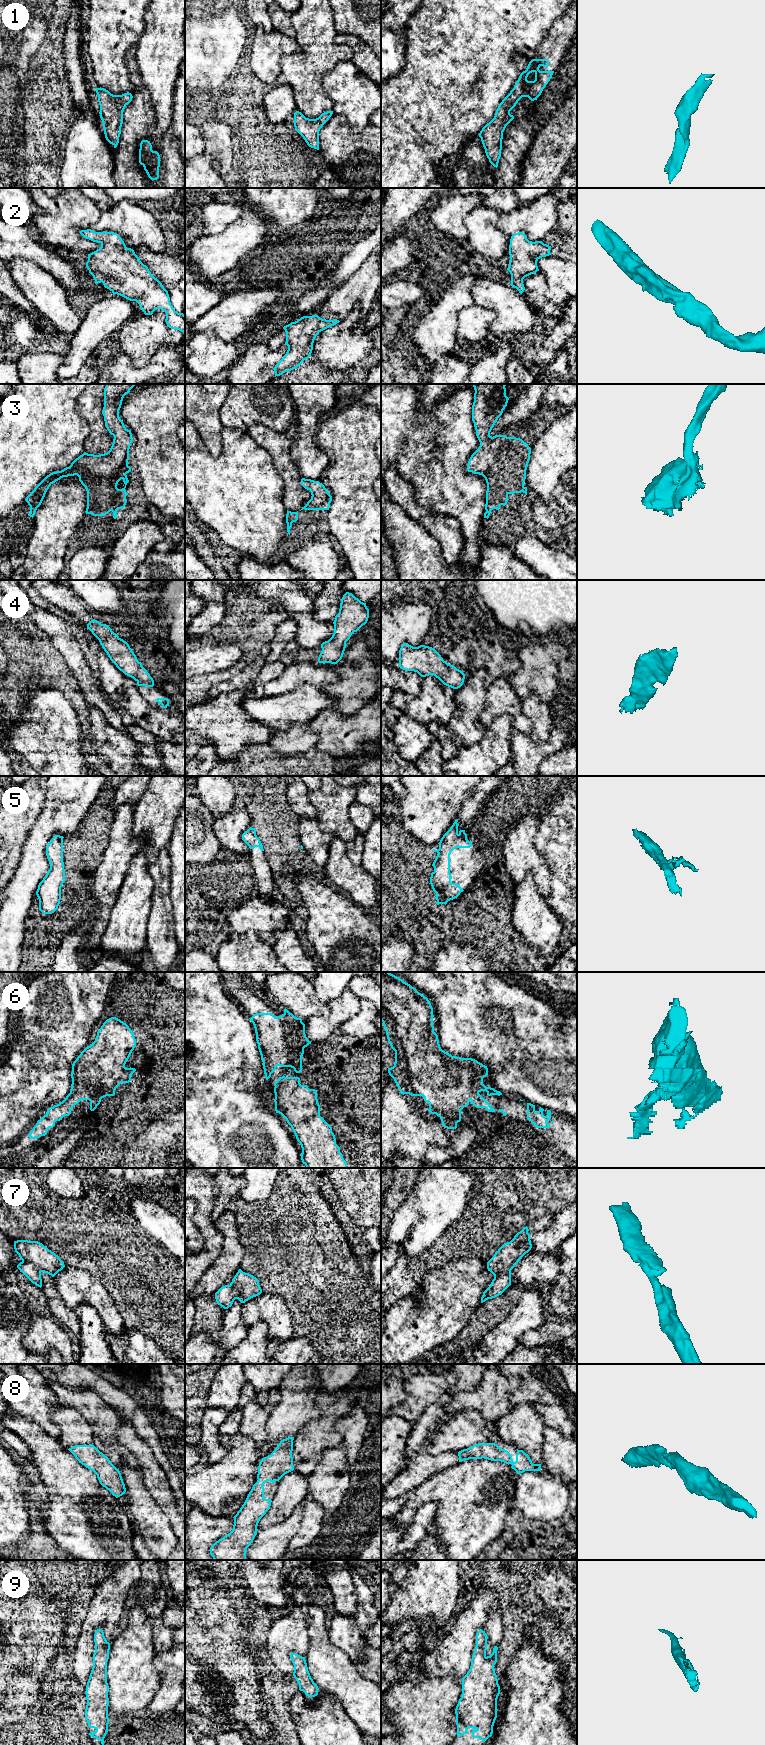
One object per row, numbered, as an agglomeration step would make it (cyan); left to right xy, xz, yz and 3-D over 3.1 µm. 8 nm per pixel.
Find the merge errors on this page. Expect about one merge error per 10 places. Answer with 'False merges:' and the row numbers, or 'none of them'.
False merges: none of them

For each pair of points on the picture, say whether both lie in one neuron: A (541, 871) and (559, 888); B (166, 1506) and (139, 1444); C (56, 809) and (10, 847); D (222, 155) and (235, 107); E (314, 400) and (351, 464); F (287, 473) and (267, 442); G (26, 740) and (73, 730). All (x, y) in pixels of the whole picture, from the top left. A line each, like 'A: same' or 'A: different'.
A: different
B: same
C: different
D: different
E: different
F: same
G: same

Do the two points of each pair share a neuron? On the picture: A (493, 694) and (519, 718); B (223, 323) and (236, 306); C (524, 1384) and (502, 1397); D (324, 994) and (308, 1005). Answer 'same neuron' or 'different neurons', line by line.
A: same neuron
B: same neuron
C: different neurons
D: different neurons

